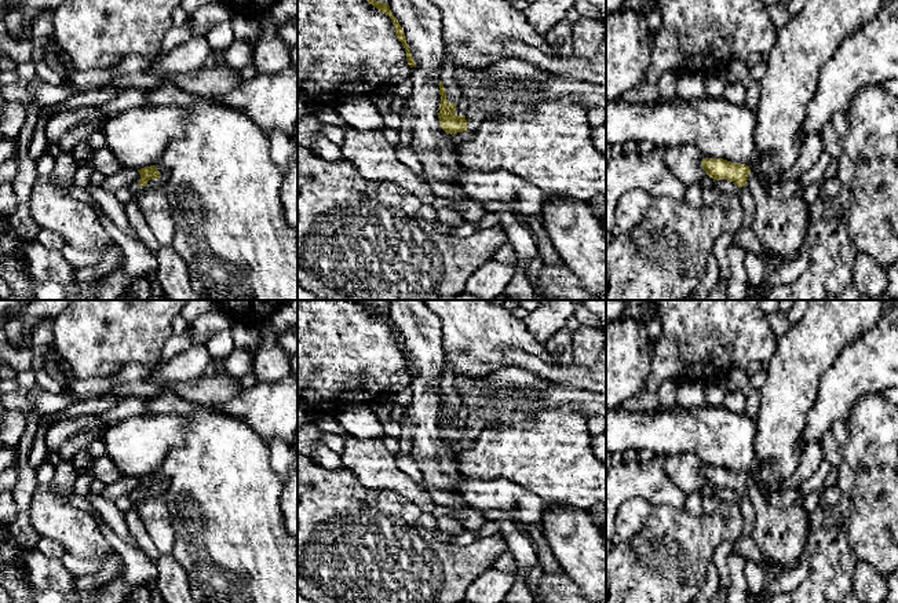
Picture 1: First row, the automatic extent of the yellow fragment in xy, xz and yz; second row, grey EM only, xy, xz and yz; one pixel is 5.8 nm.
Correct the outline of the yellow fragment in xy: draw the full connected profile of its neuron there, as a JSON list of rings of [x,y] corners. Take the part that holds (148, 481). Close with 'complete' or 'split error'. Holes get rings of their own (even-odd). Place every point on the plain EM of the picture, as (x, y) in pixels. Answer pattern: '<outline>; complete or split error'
[[[156,474],[145,475],[138,478],[140,487],[136,494],[138,500],[142,501],[145,497],[160,494],[160,480]]]; split error

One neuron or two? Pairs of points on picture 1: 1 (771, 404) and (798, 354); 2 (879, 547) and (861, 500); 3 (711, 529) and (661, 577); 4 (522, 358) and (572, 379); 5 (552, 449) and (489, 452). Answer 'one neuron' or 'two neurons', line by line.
1: one neuron
2: one neuron
3: one neuron
4: one neuron
5: one neuron

